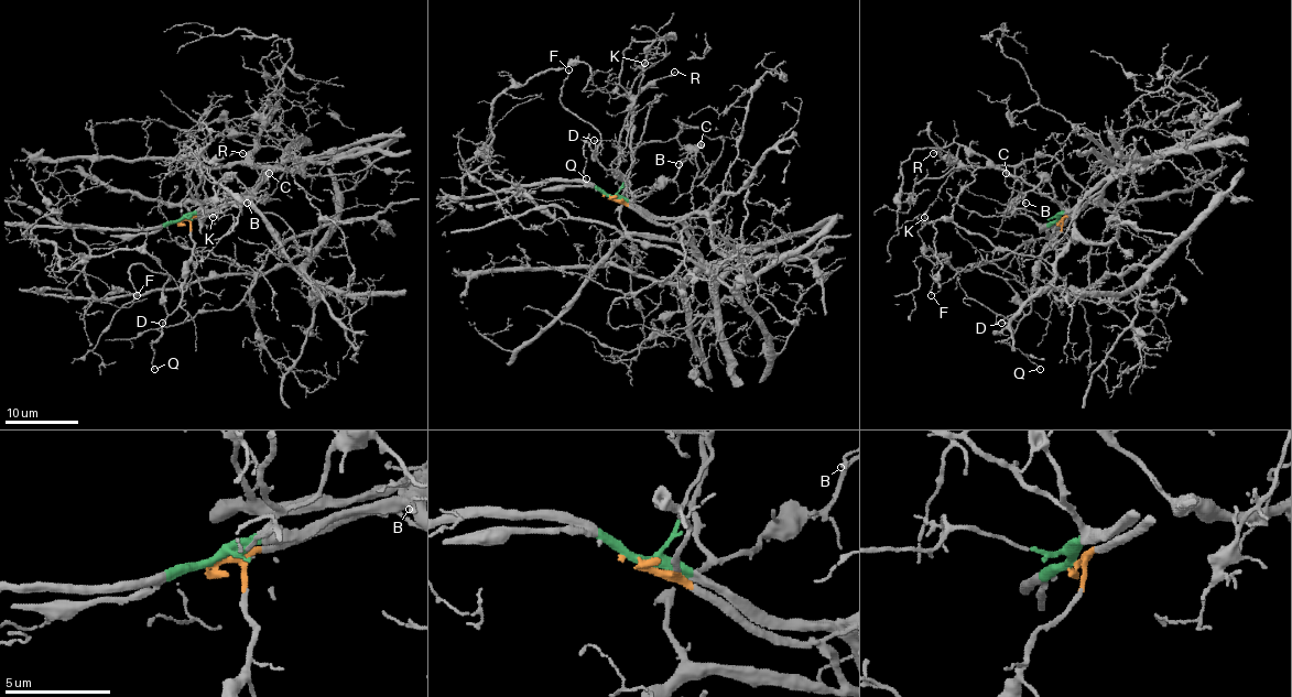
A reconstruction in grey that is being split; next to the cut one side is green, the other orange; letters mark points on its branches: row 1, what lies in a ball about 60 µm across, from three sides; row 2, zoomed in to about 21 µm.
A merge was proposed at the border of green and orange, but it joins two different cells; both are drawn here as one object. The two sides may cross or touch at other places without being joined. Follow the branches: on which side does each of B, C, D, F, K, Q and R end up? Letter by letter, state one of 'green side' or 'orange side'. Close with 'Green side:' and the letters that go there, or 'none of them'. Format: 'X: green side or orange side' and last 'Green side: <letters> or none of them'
B: green side
C: green side
D: orange side
F: orange side
K: green side
Q: orange side
R: green side
Green side: B, C, K, R

